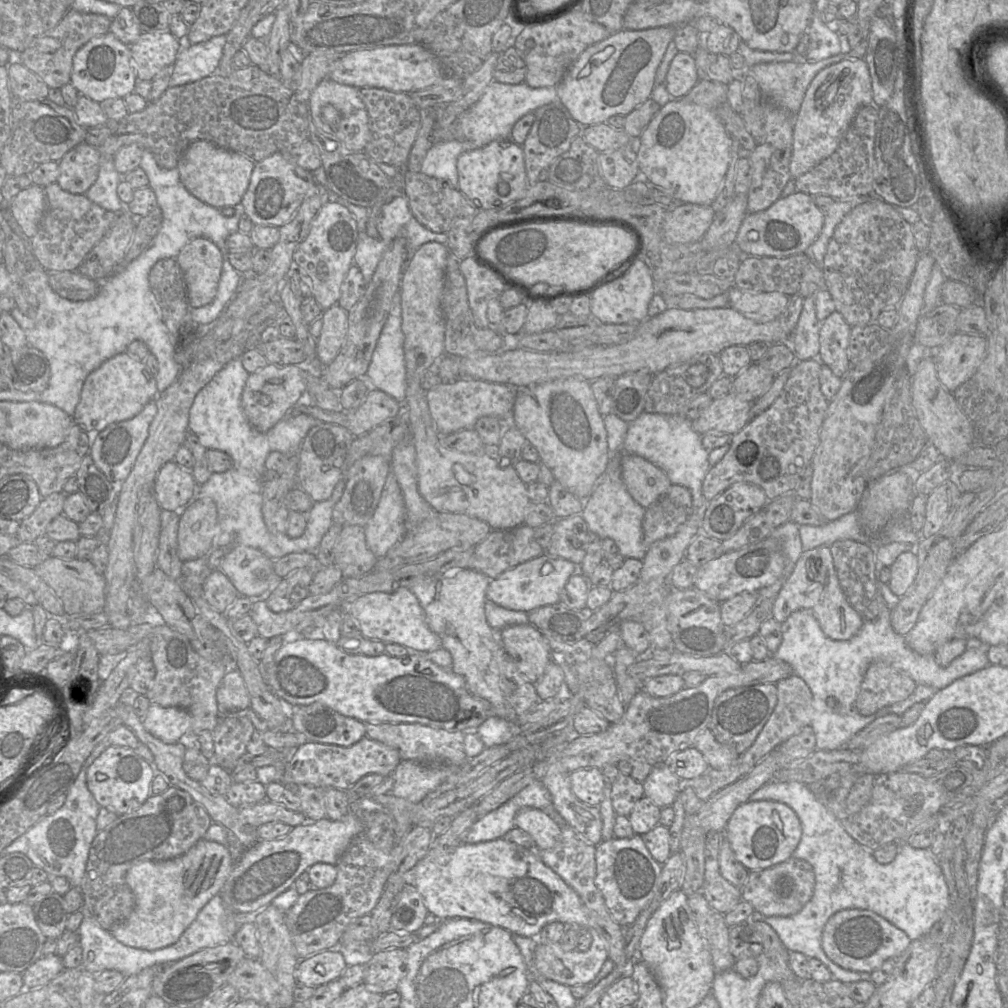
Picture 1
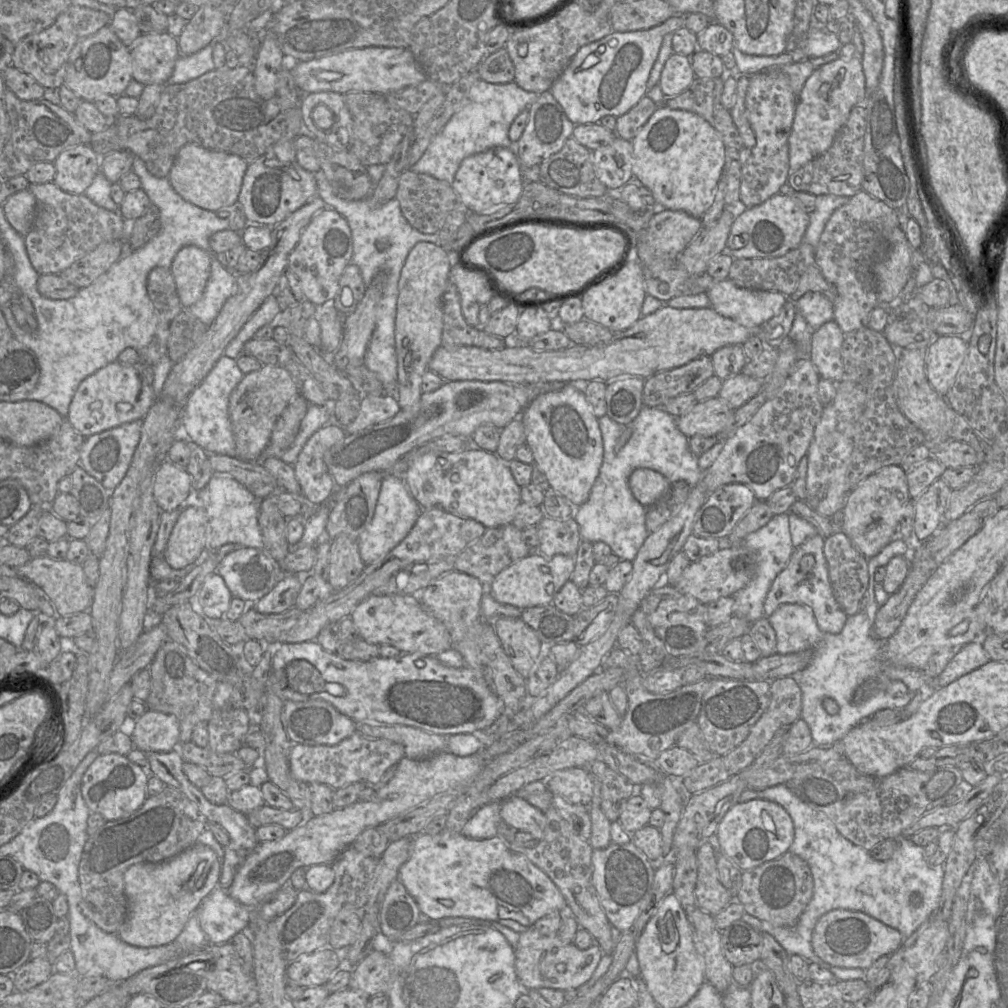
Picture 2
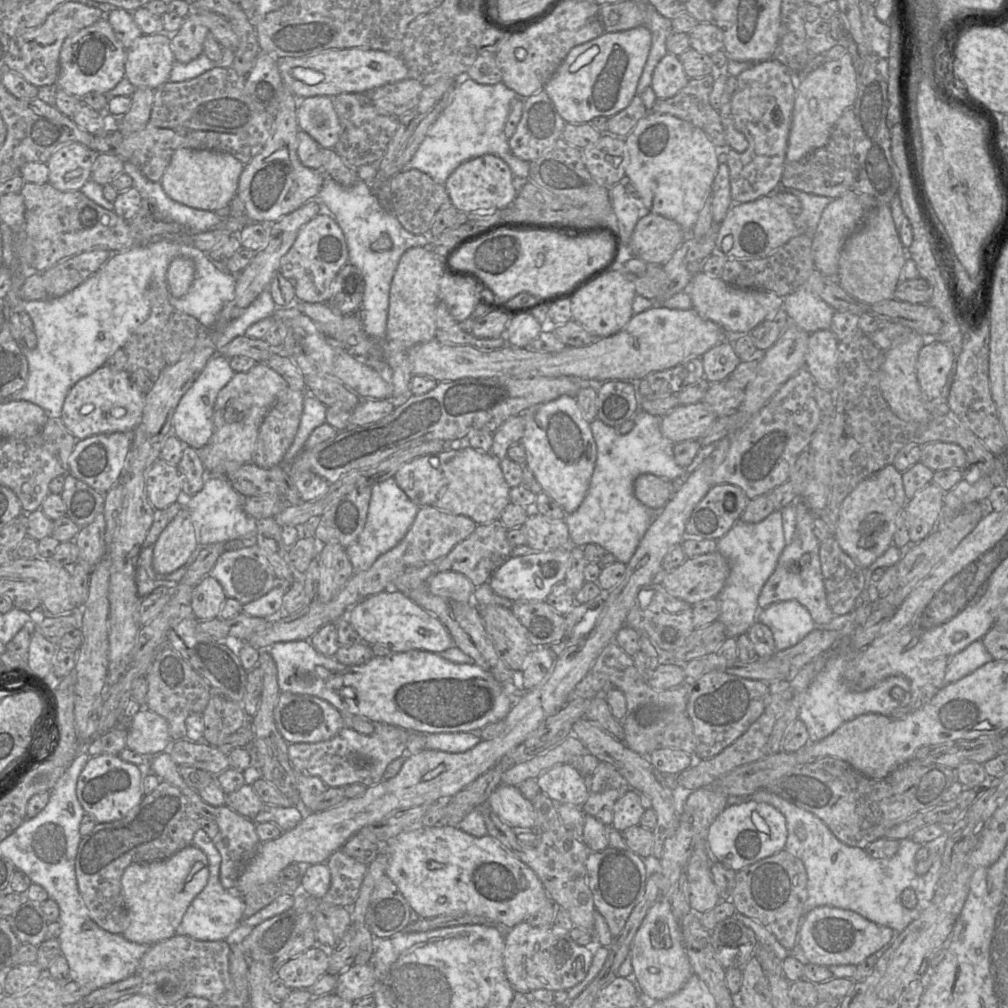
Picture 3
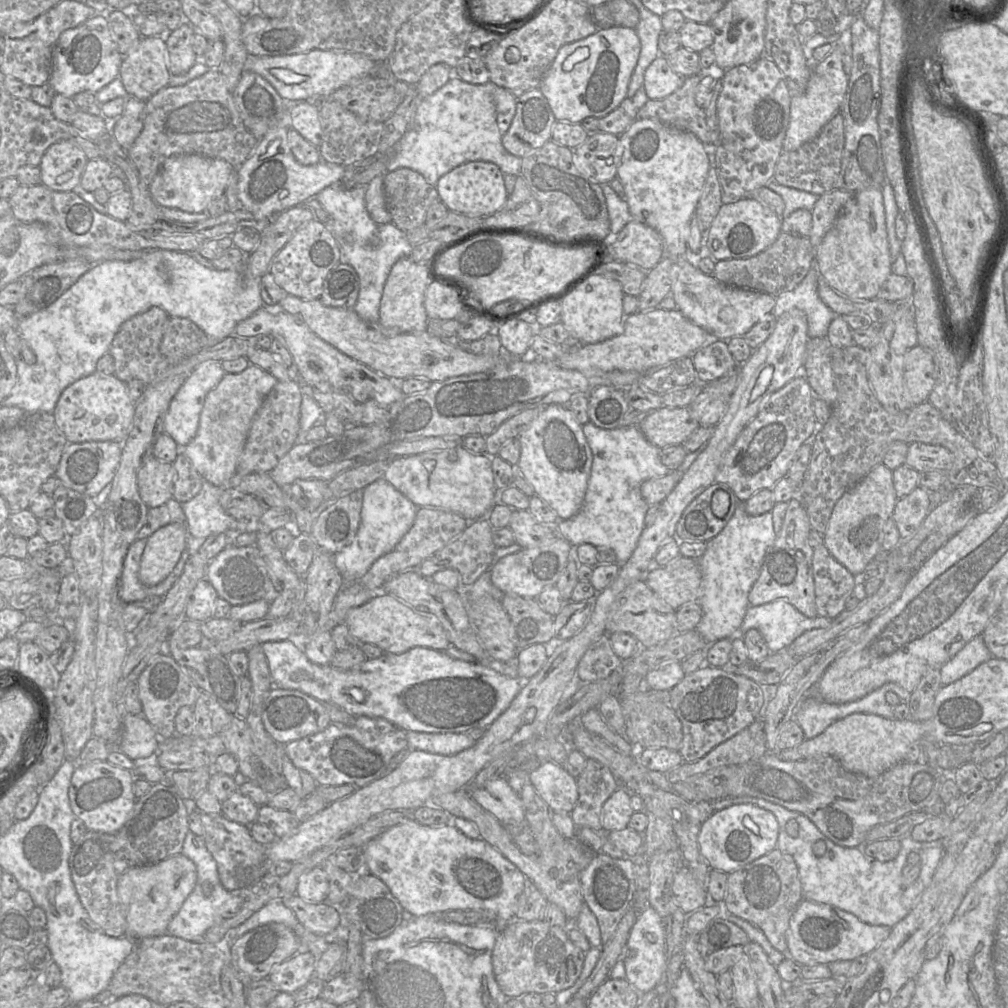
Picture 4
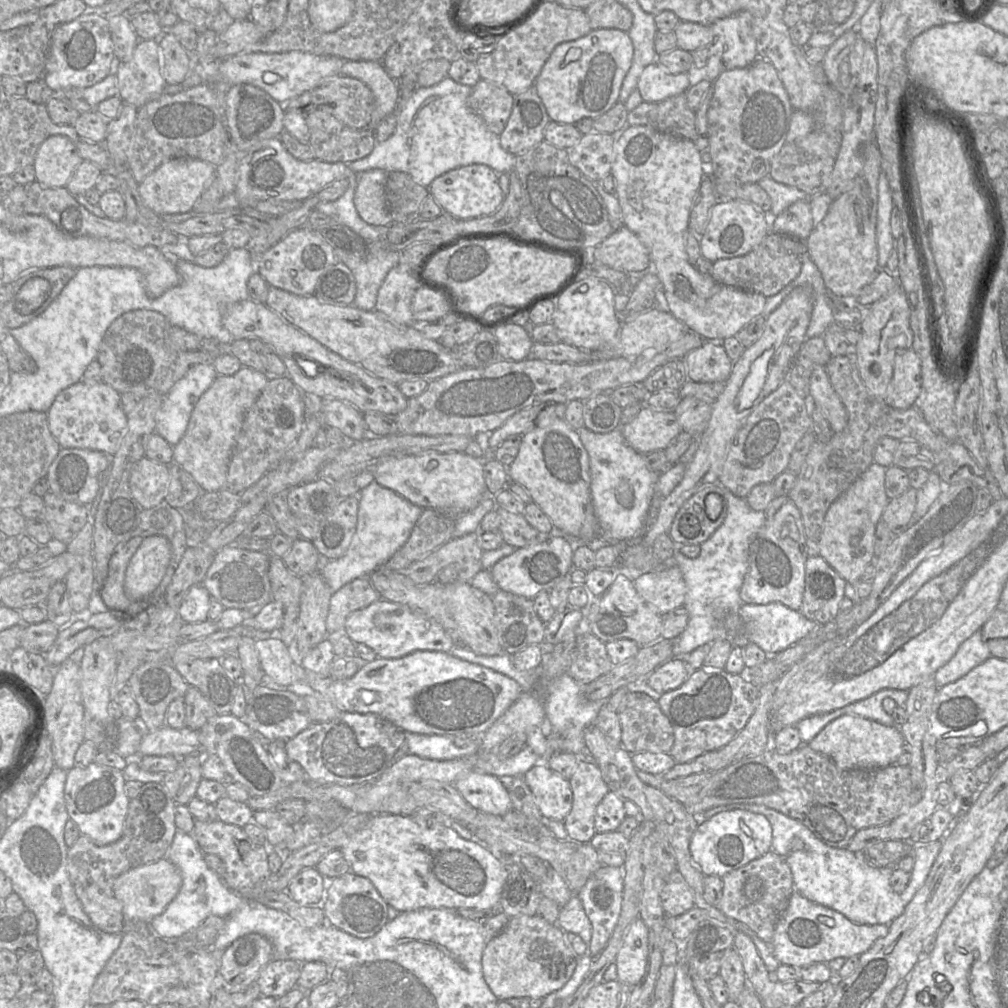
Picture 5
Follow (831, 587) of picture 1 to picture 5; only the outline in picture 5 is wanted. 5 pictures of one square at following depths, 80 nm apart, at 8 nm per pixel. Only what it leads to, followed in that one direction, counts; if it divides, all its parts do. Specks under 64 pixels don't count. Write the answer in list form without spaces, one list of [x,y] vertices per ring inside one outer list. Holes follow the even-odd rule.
[[[788,500],[773,518],[766,519],[750,543],[748,571],[739,591],[742,602],[746,604],[781,602],[799,611],[805,586],[805,564],[808,559],[806,541],[801,513],[795,503]]]

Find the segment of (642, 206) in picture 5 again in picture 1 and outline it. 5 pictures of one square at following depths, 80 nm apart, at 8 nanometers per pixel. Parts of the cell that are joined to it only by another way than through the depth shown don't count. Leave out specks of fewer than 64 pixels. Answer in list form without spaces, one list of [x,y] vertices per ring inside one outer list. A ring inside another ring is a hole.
[[[672,99],[651,120],[637,140],[639,169],[653,184],[670,192],[681,204],[711,205],[725,178],[732,139],[709,109]],[[734,286],[728,292],[730,307],[746,317],[768,322],[777,319],[792,296],[779,292],[748,292]]]

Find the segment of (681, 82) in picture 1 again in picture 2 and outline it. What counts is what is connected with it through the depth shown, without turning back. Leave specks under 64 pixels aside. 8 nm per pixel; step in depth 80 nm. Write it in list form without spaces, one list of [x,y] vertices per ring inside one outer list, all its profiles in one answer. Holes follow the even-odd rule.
[[[673,53],[663,67],[658,85],[666,98],[673,98],[686,91],[695,78],[690,57]]]

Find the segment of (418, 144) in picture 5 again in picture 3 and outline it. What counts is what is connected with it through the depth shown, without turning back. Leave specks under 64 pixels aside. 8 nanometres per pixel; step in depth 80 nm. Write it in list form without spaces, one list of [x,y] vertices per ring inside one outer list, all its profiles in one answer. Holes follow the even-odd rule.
[[[468,77],[461,78],[453,87],[451,103],[429,129],[415,155],[402,171],[417,169],[444,185],[451,173],[462,163],[492,154],[501,158],[515,176],[527,179],[530,162],[523,161],[512,153],[509,139],[504,132],[511,102],[516,97],[519,97],[517,93],[502,82],[485,85]]]

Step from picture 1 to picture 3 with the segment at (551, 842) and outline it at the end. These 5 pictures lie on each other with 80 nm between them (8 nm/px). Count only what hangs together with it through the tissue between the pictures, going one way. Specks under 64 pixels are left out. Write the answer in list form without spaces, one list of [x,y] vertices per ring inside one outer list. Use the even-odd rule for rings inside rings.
[[[499,785],[486,804],[502,821],[512,828],[531,828],[536,822],[536,812],[531,801],[510,785]]]

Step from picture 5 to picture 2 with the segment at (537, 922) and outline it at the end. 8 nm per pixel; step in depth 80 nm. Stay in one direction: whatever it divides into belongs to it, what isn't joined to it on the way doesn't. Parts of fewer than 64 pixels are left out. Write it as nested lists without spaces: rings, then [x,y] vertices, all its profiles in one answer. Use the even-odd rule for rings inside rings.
[[[534,928],[519,933],[515,950],[515,971],[524,990],[552,988],[558,990],[577,989],[594,973],[603,951],[597,942],[587,949],[579,949],[574,943],[564,943],[557,936],[544,936]]]

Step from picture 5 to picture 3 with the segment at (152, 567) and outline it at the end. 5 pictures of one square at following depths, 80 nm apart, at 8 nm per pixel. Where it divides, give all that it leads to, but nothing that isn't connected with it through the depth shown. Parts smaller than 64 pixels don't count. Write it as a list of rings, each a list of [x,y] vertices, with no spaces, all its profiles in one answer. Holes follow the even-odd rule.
[[[183,508],[176,517],[167,525],[167,527],[162,531],[158,537],[154,548],[153,548],[153,559],[152,566],[156,573],[158,574],[170,574],[183,566],[189,561],[191,554],[199,547],[199,543],[196,539],[195,529],[192,521],[192,515],[190,511]]]

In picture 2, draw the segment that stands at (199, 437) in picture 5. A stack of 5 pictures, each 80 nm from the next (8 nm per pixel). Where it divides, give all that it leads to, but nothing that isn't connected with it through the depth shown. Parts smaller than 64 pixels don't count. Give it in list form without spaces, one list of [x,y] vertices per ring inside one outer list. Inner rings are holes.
[[[263,365],[259,370],[244,374],[229,397],[229,415],[235,440],[236,457],[258,461],[270,442],[276,421],[299,391],[289,374],[280,366]]]

